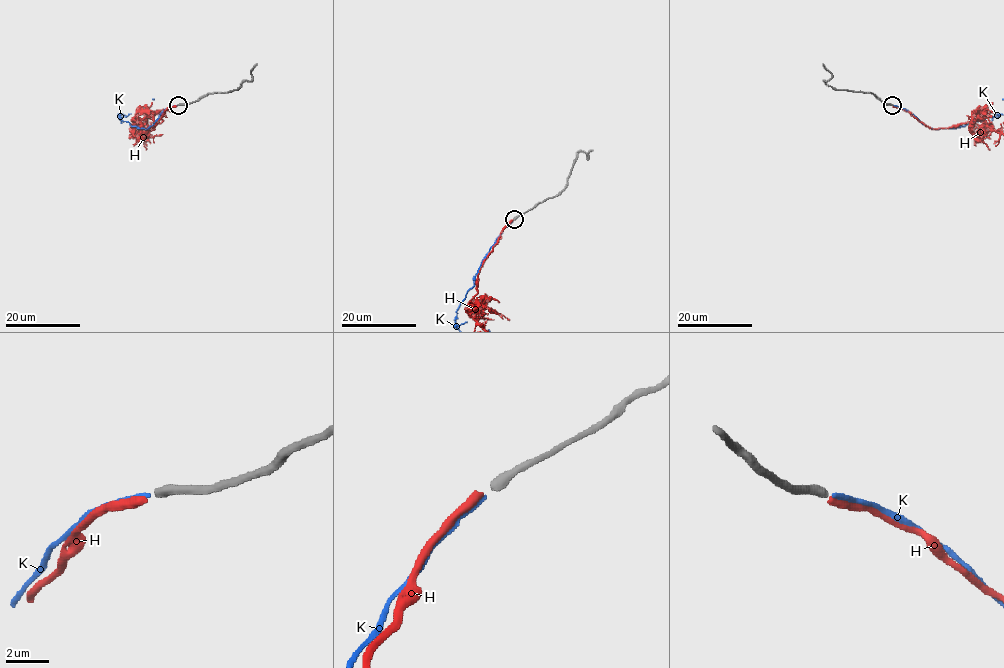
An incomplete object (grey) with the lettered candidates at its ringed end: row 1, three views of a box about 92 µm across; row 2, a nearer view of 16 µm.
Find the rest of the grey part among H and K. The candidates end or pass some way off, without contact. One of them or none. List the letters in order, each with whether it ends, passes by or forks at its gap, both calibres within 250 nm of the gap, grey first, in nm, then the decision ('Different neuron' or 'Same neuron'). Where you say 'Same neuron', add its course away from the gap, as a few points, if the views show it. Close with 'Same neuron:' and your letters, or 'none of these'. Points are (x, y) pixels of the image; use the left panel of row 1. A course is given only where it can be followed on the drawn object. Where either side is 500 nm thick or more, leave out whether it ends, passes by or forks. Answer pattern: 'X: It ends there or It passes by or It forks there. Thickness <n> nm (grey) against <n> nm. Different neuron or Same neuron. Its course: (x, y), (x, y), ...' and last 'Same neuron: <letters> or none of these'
H: It ends there. Thickness 440 nm (grey) against 380 nm. Same neuron
K: It ends there. Thickness 440 nm (grey) against 240 nm. Different neuron
Same neuron: H

